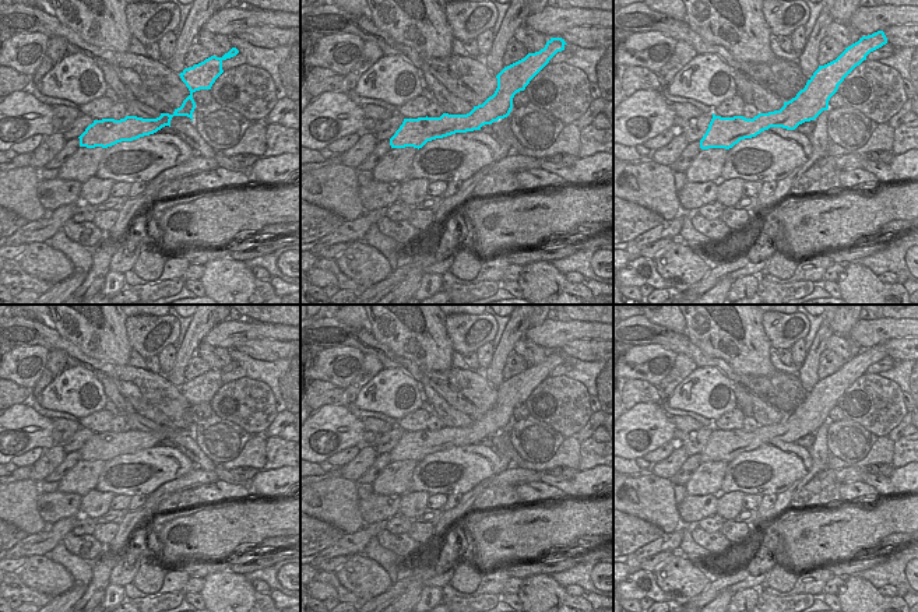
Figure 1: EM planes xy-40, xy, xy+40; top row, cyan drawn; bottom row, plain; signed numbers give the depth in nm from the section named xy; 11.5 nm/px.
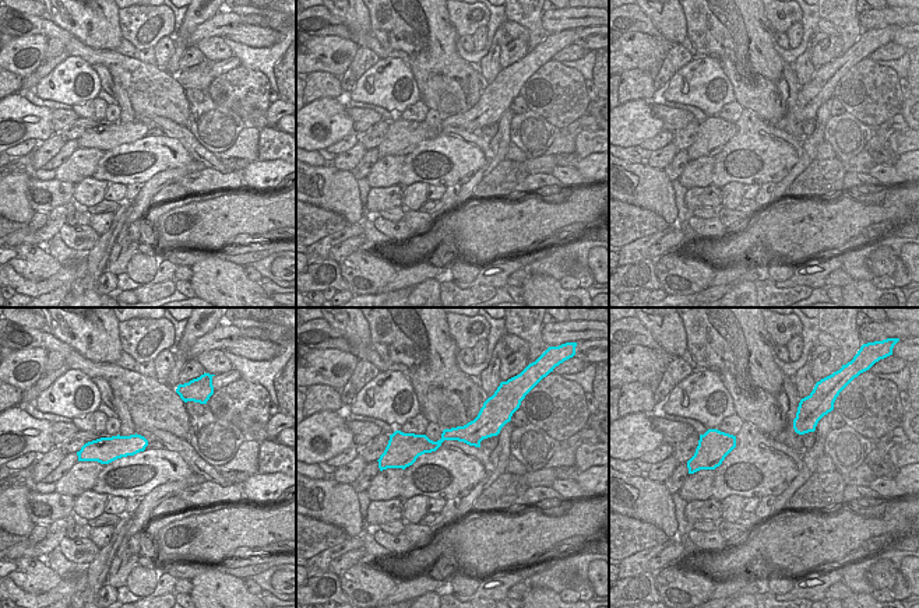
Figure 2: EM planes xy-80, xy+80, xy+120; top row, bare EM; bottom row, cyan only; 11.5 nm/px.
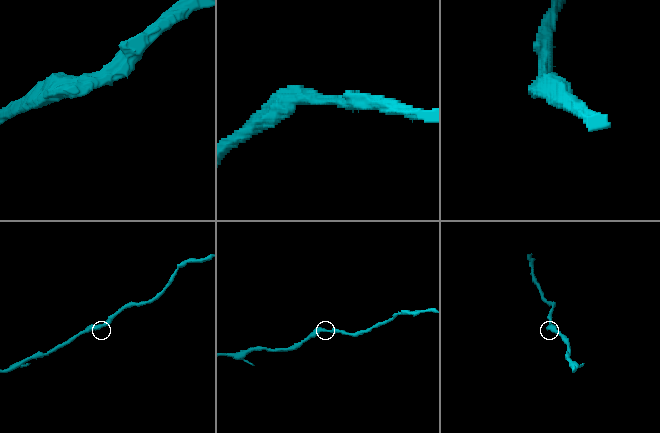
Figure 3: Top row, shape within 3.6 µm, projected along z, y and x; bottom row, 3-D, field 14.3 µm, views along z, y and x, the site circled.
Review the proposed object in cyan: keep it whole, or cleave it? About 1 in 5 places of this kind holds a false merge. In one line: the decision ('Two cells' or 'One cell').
One cell.

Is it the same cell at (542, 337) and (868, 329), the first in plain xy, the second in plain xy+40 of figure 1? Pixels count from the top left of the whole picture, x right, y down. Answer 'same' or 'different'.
same

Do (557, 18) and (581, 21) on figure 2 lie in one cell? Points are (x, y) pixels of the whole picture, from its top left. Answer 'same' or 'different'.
same

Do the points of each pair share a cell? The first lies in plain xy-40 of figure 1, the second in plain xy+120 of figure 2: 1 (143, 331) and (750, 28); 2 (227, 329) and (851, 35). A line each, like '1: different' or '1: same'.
1: different
2: different

